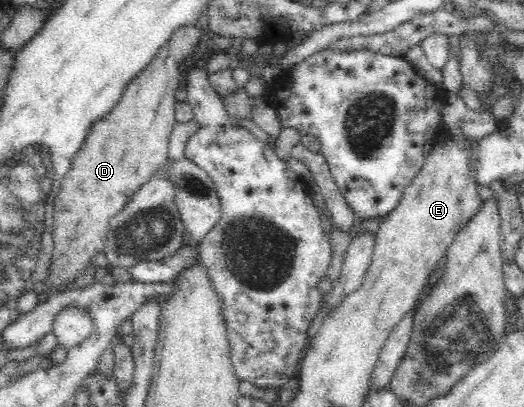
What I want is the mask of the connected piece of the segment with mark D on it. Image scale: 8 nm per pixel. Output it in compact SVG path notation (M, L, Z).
M183 25L173 31L168 41L158 50L155 58L127 84L115 108L88 130L83 148L73 158L71 168L60 184L59 194L54 198L52 232L54 249L49 274L43 280L42 291L55 289L55 293L59 293L67 290L66 285L74 282L79 274L91 266L91 258L103 252L106 234L111 228L111 218L119 214L119 211L125 210L124 206L131 195L161 170L161 164L165 164L168 159L170 134L176 125L175 94L183 78L181 66L191 58L199 36L201 36L201 30L195 26Z

